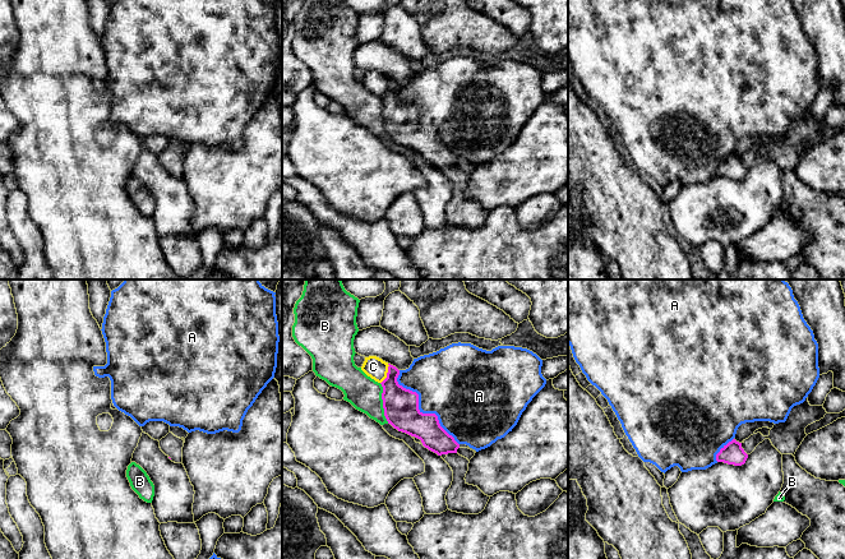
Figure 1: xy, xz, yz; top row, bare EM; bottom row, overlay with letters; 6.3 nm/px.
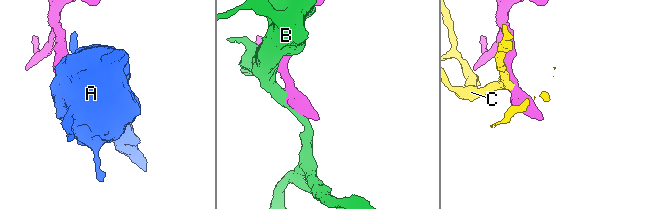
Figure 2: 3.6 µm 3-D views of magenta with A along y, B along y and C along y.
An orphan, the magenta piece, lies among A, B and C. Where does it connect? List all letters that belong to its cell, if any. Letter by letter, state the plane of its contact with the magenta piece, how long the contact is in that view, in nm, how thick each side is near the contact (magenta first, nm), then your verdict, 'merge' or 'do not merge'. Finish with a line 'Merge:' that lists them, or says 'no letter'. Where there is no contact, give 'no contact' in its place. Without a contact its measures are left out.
A: xz | 600 nm | 220/420 nm | do not merge
B: xz | 260 nm | 220/220 nm | do not merge
C: xz | 140 nm | 220/140 nm | do not merge
Merge: no letter

